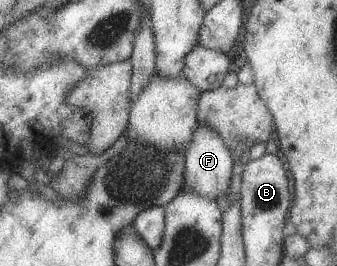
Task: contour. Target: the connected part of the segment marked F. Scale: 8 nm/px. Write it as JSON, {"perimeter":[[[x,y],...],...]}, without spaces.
{"perimeter":[[[198,125],[184,154],[184,189],[214,201],[224,196],[229,189],[232,162],[230,152],[220,136],[209,127]]]}

